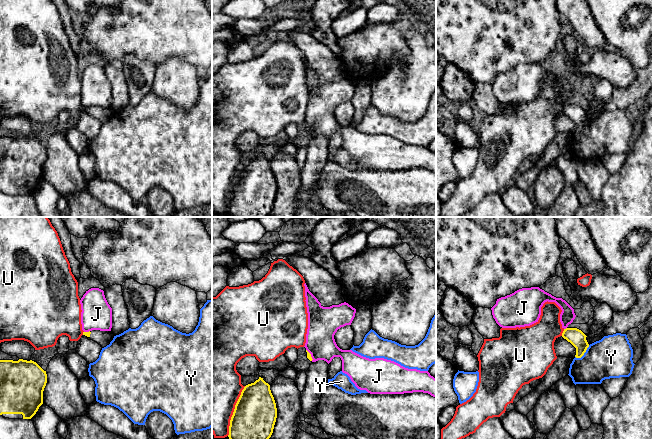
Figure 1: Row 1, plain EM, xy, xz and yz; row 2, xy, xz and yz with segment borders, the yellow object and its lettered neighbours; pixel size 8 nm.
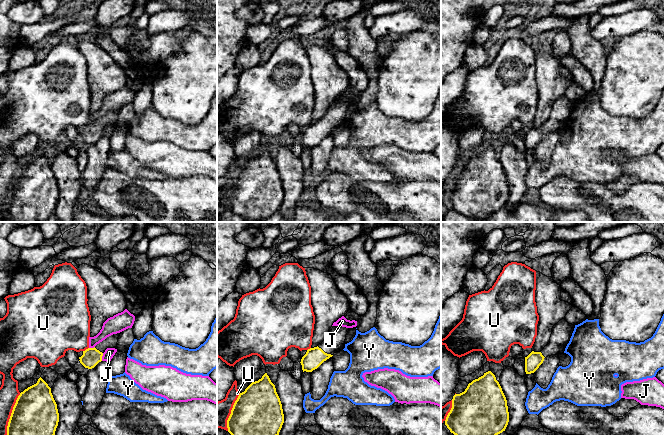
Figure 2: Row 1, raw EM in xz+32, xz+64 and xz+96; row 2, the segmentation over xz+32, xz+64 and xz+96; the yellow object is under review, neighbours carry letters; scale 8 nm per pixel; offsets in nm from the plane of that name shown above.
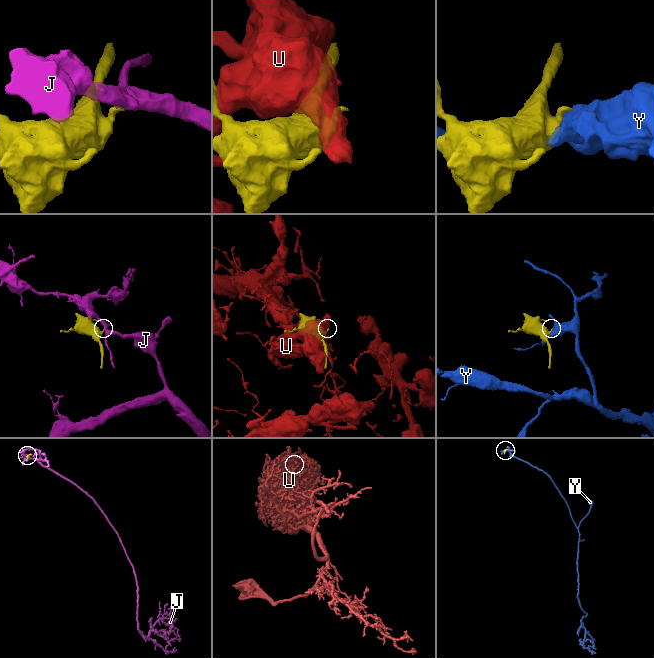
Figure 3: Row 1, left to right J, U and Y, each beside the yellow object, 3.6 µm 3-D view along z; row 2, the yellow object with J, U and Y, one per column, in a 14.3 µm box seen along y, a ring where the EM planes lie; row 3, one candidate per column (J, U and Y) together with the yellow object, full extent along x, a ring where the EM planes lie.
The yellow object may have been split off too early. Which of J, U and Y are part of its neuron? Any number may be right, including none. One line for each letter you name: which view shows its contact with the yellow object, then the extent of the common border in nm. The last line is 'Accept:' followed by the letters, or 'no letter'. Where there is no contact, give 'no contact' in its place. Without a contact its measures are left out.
Accept: no letter

